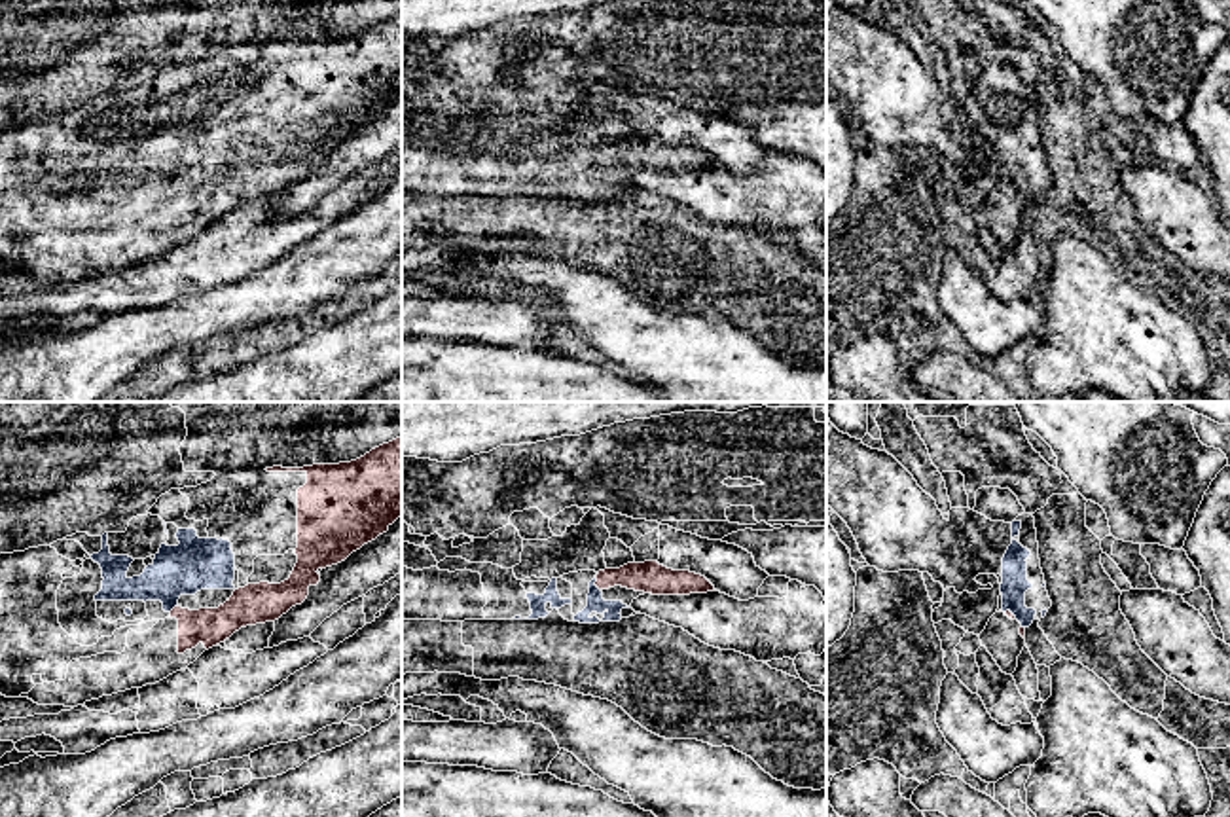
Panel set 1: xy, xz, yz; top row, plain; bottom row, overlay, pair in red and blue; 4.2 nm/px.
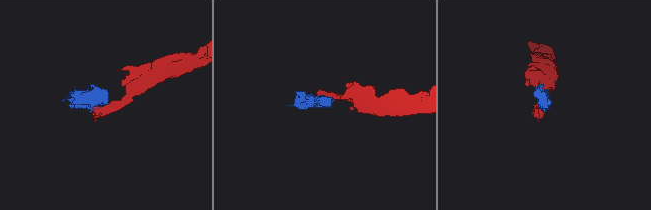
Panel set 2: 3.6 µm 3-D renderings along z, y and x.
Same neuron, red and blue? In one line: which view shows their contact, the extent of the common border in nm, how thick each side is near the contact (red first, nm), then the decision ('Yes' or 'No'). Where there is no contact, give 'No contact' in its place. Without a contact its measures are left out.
Touches red in xz. Shared border 70 nm. Thickness 140 nm (red) against 80 nm. Yes

